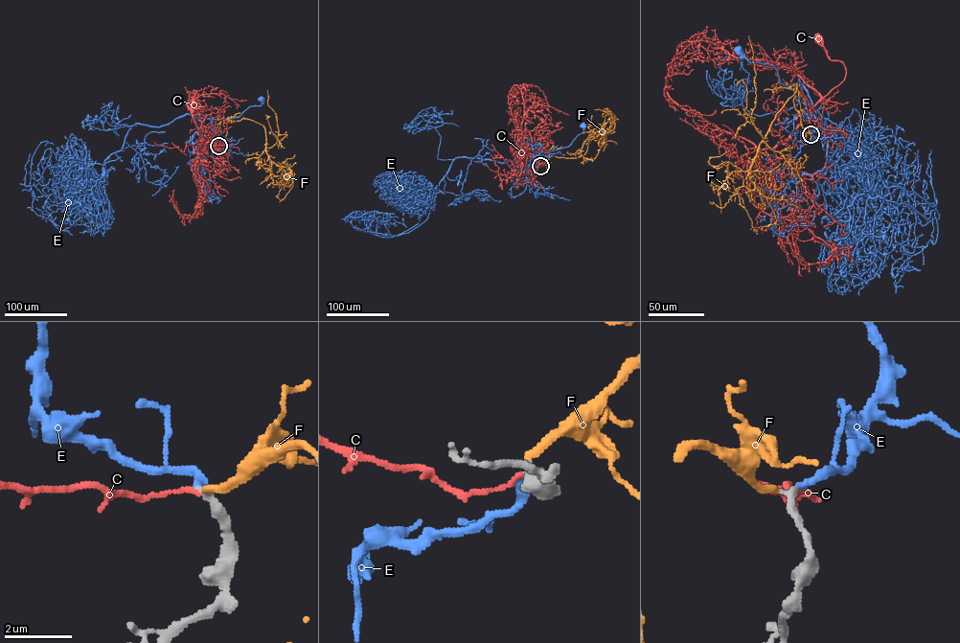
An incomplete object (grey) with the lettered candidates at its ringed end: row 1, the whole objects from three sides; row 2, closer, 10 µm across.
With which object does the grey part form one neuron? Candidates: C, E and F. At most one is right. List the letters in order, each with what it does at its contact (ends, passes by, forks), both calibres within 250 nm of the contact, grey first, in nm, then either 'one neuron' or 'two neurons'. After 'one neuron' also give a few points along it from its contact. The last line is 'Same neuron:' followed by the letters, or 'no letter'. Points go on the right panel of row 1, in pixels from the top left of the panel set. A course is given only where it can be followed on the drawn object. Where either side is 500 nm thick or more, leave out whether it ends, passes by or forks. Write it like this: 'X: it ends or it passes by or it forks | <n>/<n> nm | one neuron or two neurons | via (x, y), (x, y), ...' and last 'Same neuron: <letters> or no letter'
C: it ends | 280/110 nm | two neurons
E: it ends | 240/200 nm | one neuron | via (811, 134), (813, 128), (800, 94), (780, 82), (772, 64), (750, 62), (740, 50)
F: it ends | 260/240 nm | two neurons
Same neuron: E

